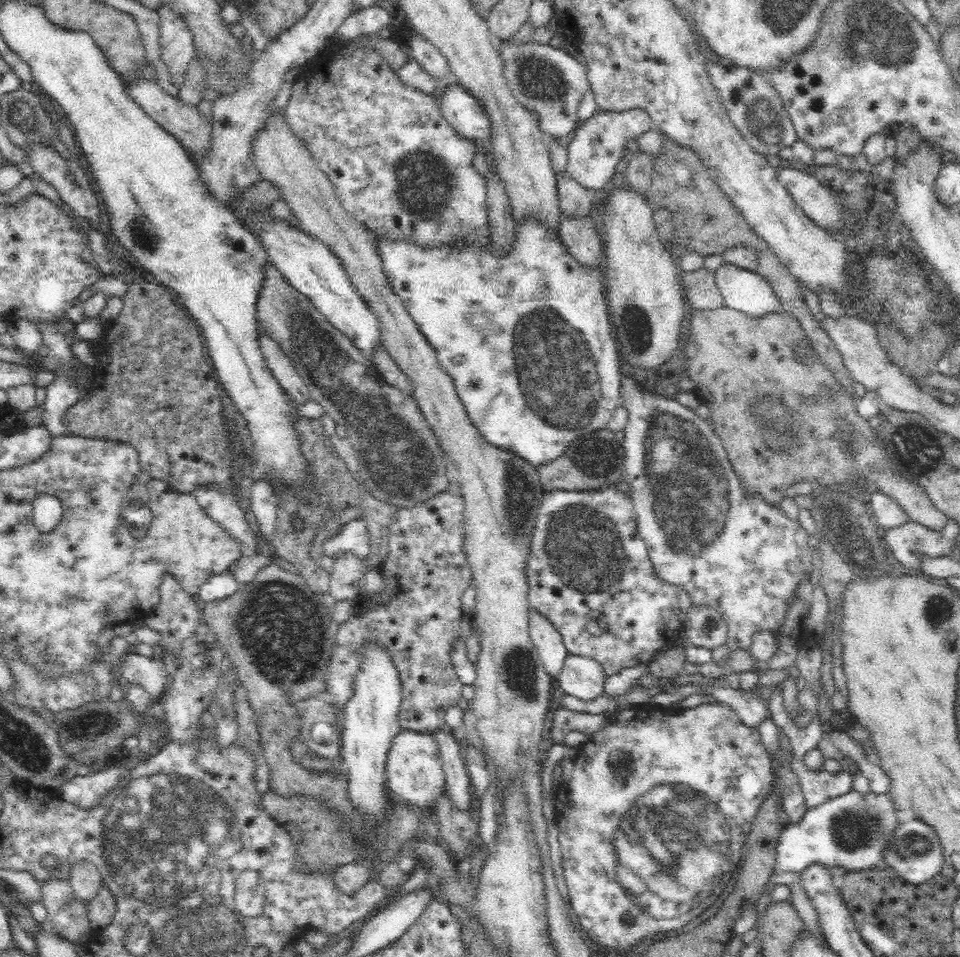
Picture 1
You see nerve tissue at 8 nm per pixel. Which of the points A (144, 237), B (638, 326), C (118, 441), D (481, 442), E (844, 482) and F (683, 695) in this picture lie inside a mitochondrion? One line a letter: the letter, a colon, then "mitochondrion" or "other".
A: mitochondrion
B: mitochondrion
C: other
D: other
E: other
F: other

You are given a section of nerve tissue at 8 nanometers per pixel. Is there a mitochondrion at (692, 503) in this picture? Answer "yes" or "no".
yes

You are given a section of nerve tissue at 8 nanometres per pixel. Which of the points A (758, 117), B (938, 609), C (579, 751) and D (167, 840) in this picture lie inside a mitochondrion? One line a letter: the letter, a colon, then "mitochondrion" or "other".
A: mitochondrion
B: mitochondrion
C: other
D: mitochondrion

